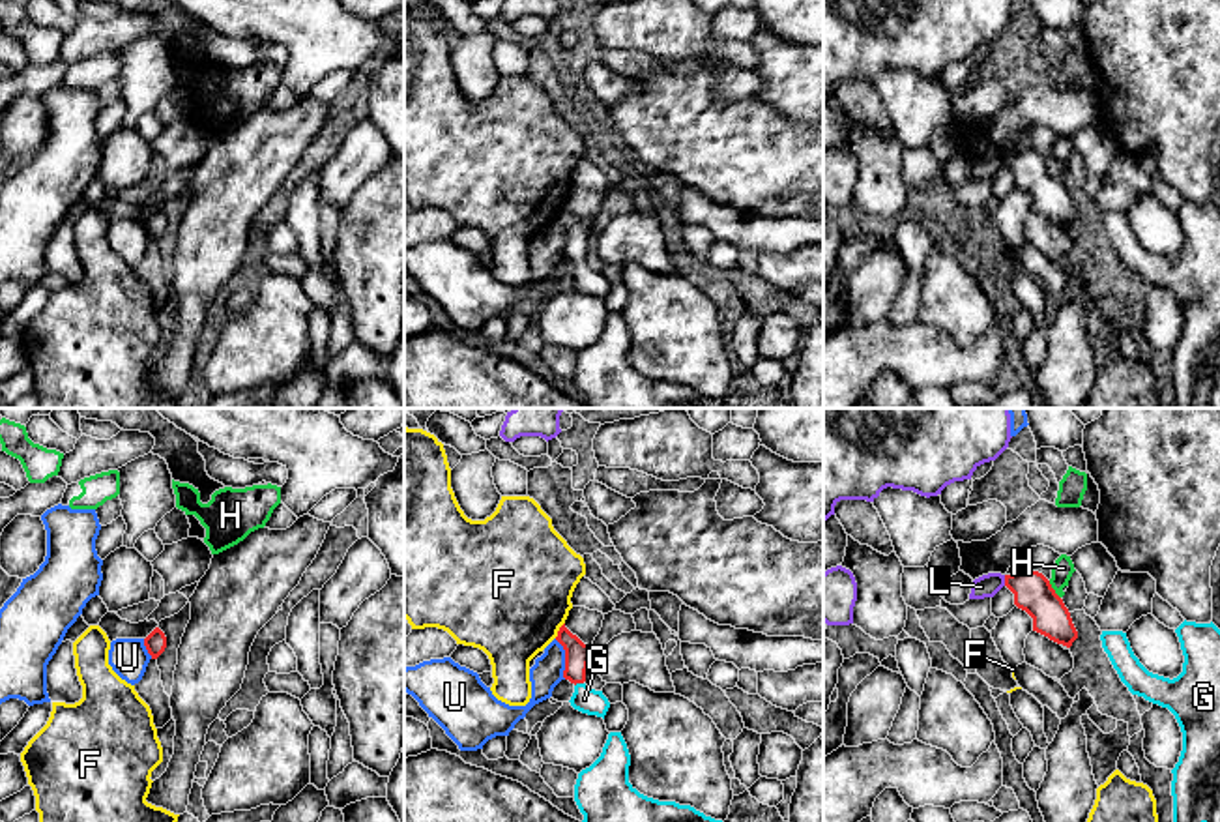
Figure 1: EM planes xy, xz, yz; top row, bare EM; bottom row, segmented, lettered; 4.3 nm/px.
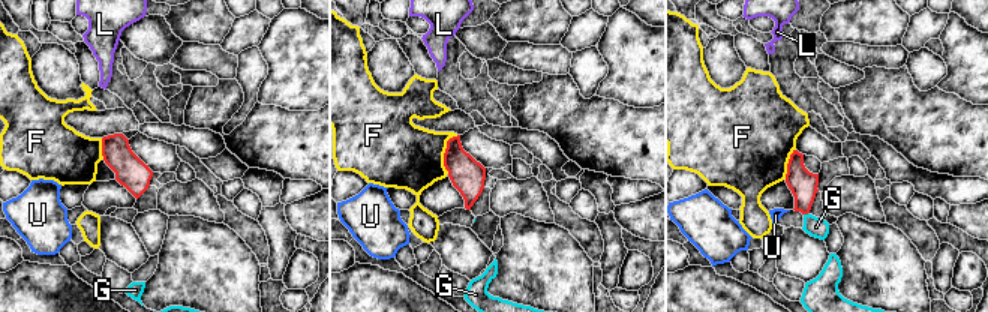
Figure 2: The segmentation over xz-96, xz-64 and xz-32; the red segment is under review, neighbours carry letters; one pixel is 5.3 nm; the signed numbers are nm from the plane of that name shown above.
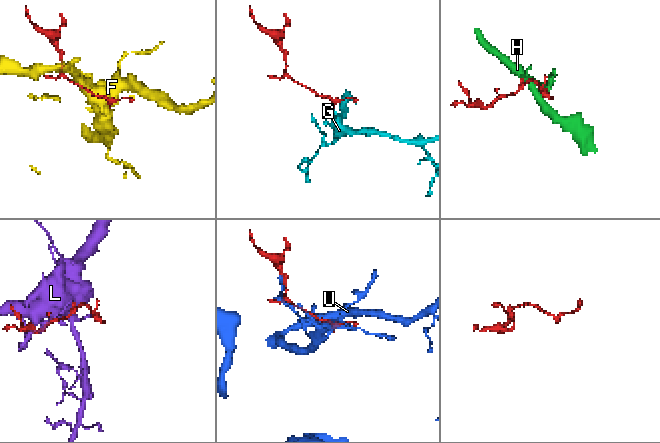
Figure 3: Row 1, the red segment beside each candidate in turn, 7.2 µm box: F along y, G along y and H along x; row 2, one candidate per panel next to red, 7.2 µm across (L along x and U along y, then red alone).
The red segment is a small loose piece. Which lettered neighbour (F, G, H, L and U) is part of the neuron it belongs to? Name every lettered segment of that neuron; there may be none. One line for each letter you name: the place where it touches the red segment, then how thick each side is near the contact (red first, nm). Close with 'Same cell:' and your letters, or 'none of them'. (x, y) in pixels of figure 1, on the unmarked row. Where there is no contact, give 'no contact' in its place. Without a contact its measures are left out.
G: xz (579, 263) | 110/120 nm
Same cell: G

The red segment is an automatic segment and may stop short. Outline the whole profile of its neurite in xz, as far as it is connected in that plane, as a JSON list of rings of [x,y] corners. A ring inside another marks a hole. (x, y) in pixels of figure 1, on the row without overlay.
[[[565,204],[559,208],[556,221],[565,230],[563,258],[574,266],[571,286],[582,294],[603,298],[606,296],[610,283],[603,272],[595,272],[586,266],[586,251],[591,238],[591,228],[573,215]]]

